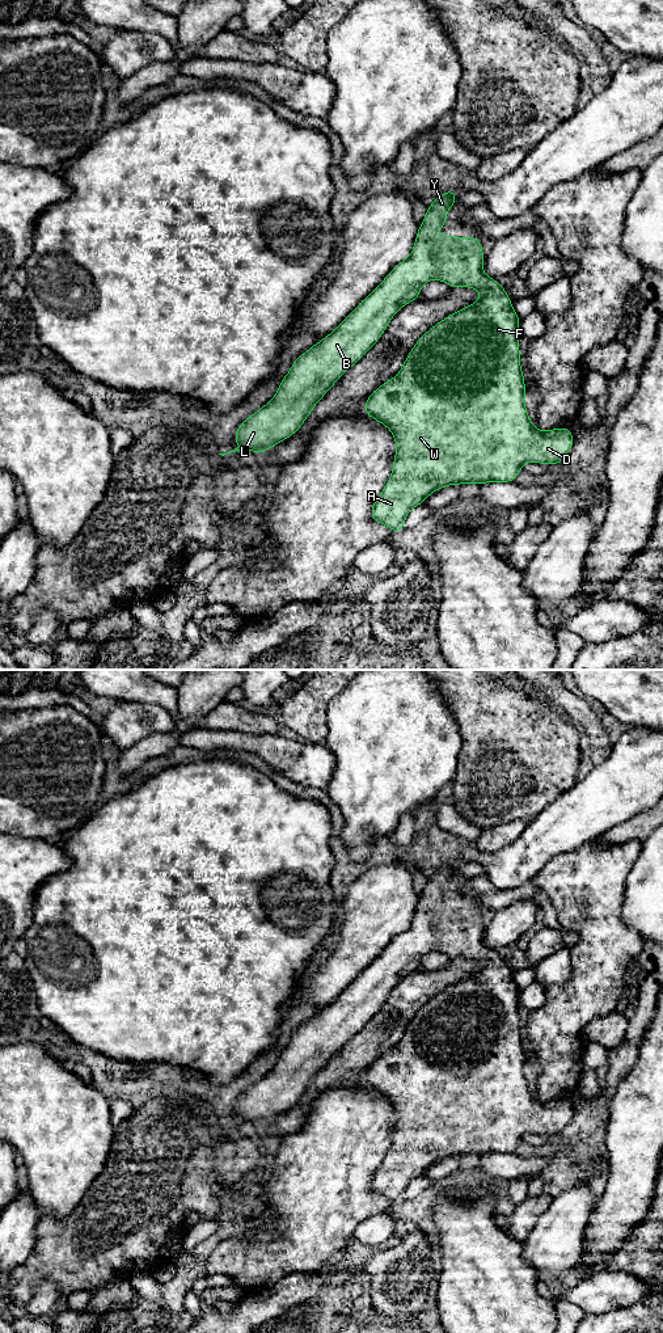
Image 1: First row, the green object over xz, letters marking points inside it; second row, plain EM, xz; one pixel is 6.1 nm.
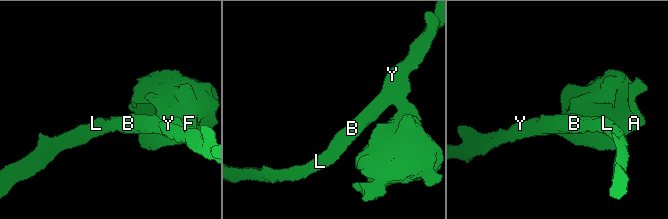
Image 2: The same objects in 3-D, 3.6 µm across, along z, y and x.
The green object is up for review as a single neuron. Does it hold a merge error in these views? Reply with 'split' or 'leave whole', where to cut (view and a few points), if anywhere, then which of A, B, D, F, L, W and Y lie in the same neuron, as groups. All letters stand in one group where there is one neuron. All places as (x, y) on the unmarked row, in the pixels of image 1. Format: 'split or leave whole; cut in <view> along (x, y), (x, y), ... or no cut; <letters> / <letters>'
leave whole; no cut; A B D F L W Y

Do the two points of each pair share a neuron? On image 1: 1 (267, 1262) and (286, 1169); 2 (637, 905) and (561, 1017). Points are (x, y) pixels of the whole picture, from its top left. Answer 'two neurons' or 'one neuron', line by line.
1: one neuron
2: two neurons

